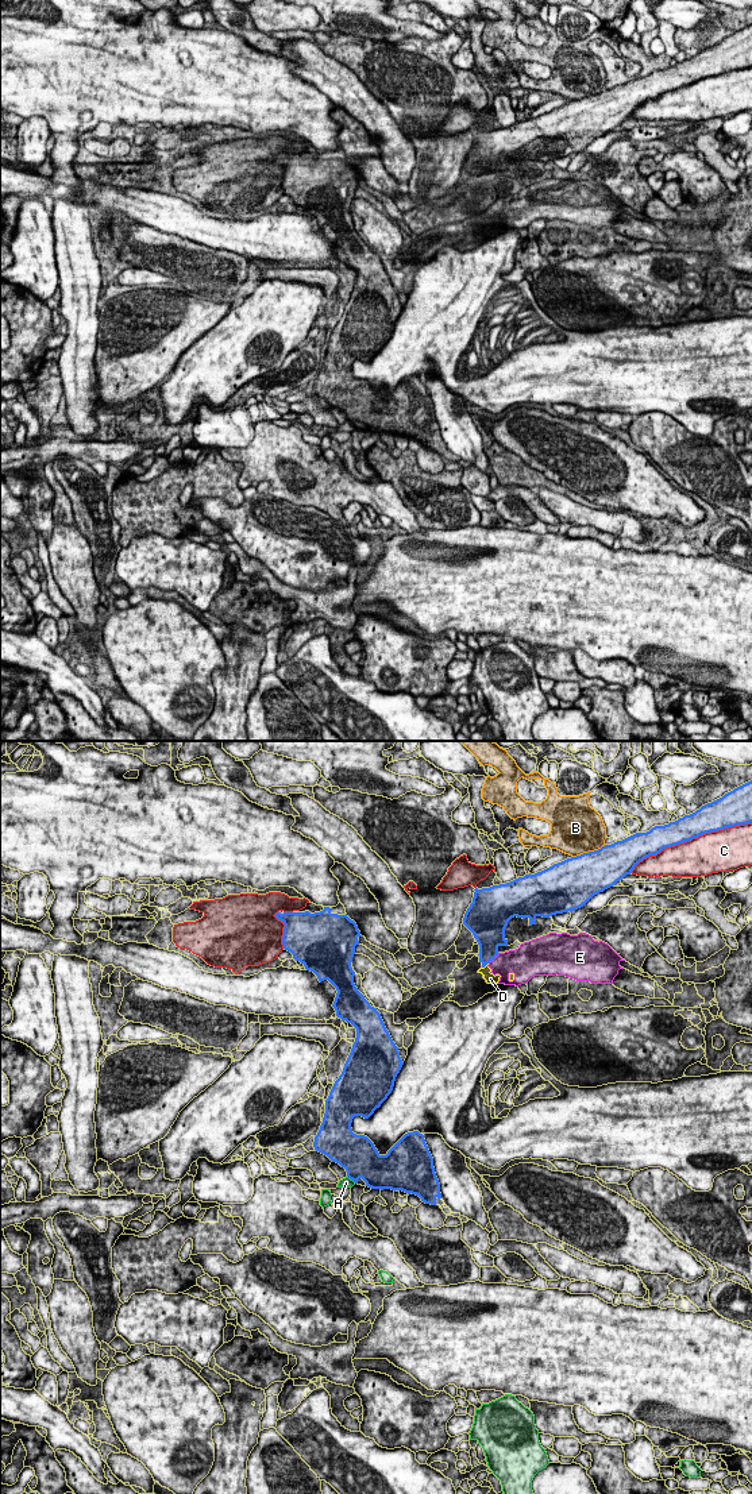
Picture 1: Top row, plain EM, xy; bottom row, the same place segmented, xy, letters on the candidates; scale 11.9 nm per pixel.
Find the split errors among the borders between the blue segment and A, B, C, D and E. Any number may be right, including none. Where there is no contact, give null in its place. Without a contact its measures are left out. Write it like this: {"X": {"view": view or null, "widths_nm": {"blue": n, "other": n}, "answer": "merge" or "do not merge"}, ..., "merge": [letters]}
{"A": {"view": "xy", "widths_nm": {"blue": 420, "other": 130}, "answer": "do not merge"}, "B": {"view": "xy", "widths_nm": {"blue": 500, "other": 500}, "answer": "do not merge"}, "C": {"view": "xy", "widths_nm": {"blue": 300, "other": 460}, "answer": "do not merge"}, "D": {"view": "xy", "widths_nm": {"blue": 220, "other": 130}, "answer": "do not merge"}, "E": {"view": "xy", "widths_nm": {"blue": 300, "other": 280}, "answer": "do not merge"}, "merge": []}

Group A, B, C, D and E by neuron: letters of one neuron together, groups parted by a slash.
A / B / C / D E

